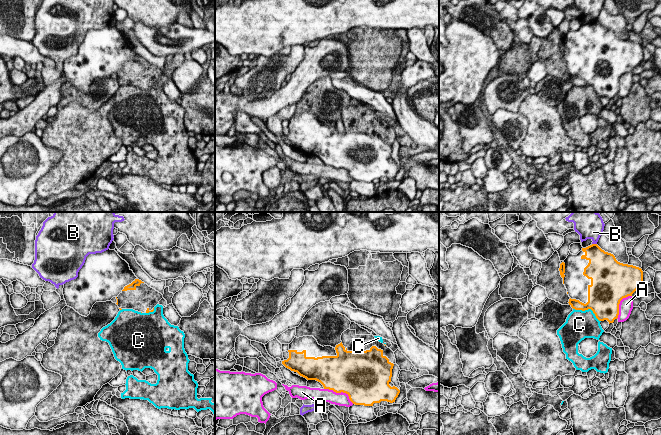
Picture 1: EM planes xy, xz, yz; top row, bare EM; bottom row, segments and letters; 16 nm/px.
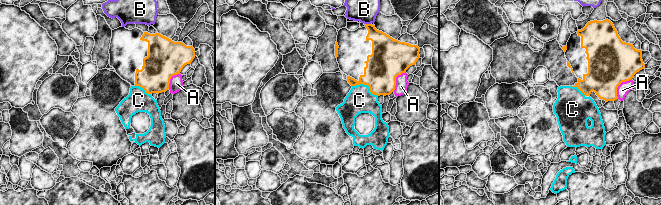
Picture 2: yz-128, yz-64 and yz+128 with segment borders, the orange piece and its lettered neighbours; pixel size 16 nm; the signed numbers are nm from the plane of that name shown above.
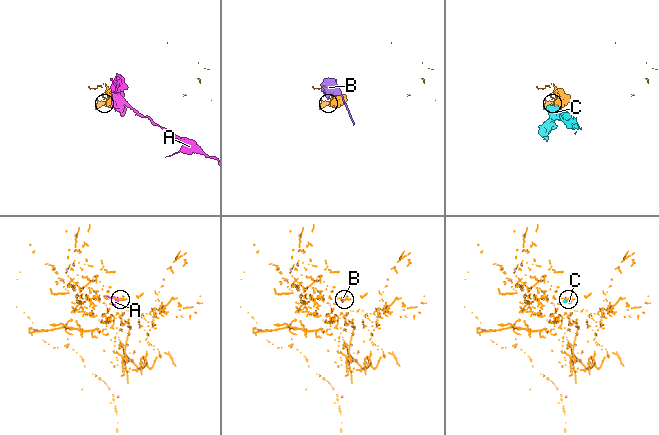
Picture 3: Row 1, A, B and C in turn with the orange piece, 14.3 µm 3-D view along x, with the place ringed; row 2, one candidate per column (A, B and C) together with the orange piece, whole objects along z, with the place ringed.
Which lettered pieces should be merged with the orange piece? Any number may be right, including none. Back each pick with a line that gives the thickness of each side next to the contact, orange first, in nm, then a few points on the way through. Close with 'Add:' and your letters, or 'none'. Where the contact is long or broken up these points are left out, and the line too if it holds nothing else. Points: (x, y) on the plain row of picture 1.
Add: none

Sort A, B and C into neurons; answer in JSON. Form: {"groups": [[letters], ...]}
{"groups": [["A"], ["B"], ["C"]]}

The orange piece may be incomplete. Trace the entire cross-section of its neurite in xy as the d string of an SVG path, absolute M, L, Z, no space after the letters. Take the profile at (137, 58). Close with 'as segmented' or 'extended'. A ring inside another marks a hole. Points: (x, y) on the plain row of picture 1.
M115 26L89 30L78 53L66 58L63 71L67 82L87 93L96 78L111 77L120 69L136 66L142 58Z; extended

